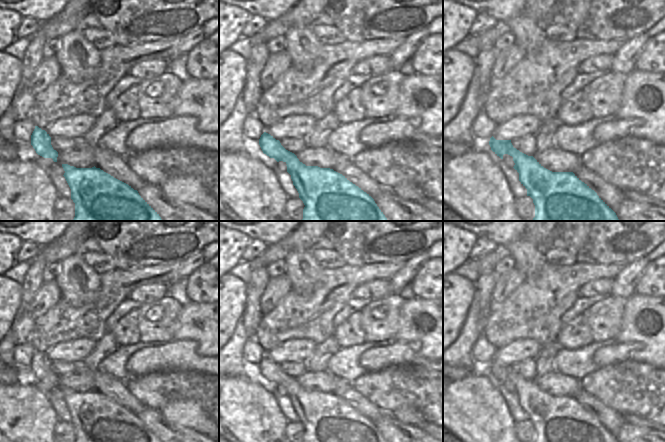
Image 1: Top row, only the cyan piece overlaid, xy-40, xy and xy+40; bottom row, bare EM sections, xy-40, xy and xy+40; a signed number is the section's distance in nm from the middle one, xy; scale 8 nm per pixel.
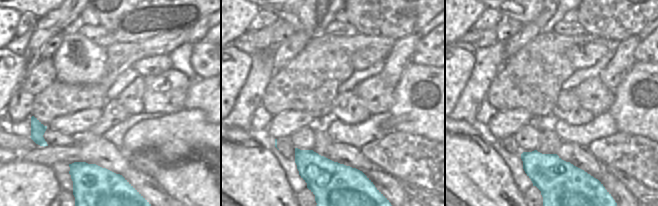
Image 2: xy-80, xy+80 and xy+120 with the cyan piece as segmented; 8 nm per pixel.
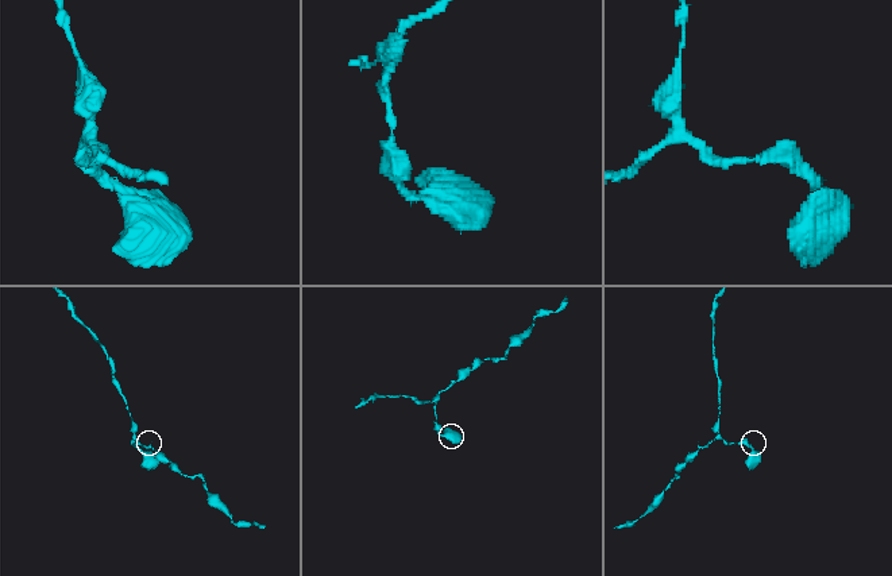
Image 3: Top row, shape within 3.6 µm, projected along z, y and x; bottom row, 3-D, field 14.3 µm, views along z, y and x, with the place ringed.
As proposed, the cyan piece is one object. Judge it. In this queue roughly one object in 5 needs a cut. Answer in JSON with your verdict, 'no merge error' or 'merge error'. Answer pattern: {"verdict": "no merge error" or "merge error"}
{"verdict": "no merge error"}

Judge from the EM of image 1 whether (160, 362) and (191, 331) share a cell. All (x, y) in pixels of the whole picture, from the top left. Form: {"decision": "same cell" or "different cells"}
{"decision": "different cells"}

